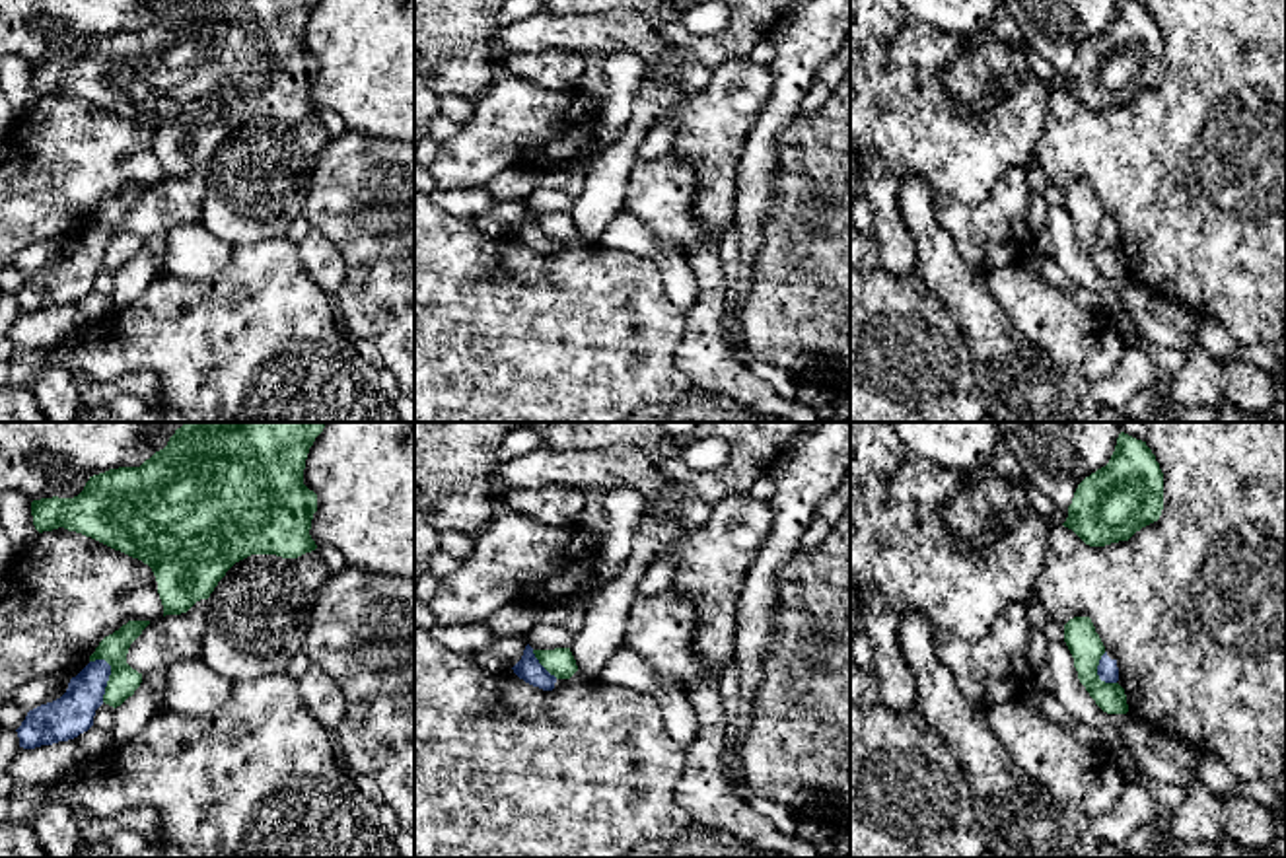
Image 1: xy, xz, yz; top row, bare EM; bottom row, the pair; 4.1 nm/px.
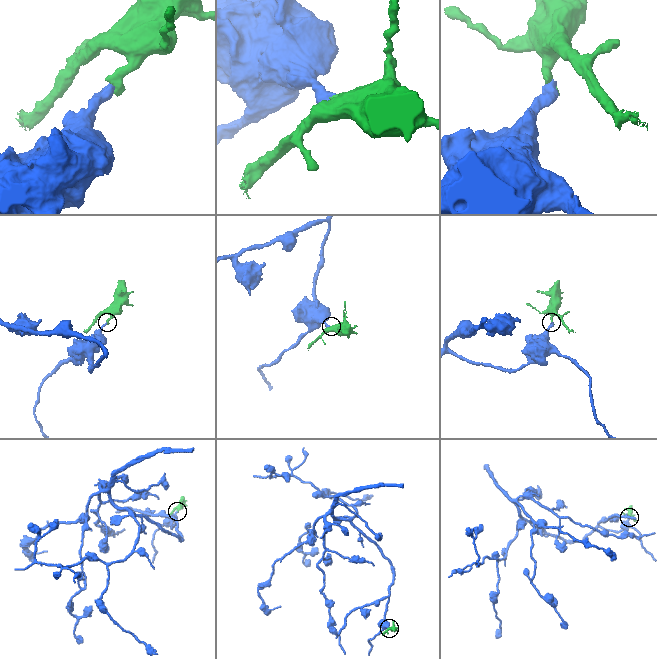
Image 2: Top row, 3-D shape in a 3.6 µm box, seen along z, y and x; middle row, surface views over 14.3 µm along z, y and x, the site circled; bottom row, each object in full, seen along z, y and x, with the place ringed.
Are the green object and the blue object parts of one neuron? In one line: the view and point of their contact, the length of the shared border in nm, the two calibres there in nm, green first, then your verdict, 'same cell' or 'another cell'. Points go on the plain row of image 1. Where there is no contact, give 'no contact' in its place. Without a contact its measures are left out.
meets green in xy at (109, 242); contact 190 nm long; 120 nm thick on the green side, 180 nm on the other; another cell

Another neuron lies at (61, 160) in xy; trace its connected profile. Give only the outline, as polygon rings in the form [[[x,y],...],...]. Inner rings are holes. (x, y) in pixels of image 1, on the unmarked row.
[[[64,91],[43,95],[4,134],[0,161],[0,270],[39,241],[76,241],[99,206],[128,185],[158,185],[163,169],[148,128]]]

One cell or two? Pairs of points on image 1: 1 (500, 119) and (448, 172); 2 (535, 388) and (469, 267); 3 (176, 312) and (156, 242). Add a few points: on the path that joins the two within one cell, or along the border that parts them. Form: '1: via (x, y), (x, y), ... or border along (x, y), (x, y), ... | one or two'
1: via (487, 133), (462, 158) | one
2: via (506, 358), (465, 316), (465, 296) | one
3: border along (162, 271), (129, 302) | two

